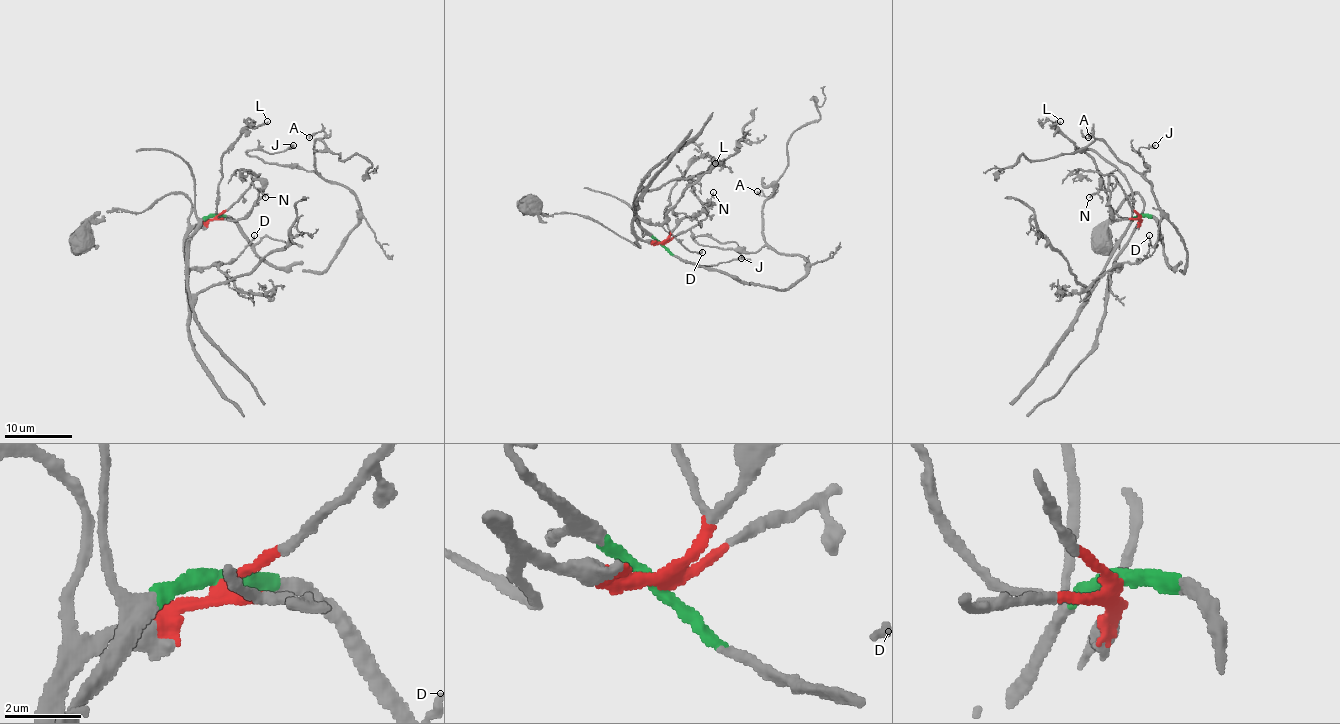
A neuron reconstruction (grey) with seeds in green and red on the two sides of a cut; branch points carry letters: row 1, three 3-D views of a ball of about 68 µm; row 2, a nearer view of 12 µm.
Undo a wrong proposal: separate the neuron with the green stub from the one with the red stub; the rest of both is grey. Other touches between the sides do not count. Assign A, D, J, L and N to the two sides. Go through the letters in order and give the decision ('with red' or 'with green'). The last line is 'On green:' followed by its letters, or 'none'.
A: with green
D: with red
J: with green
L: with red
N: with red
On green: A, J

